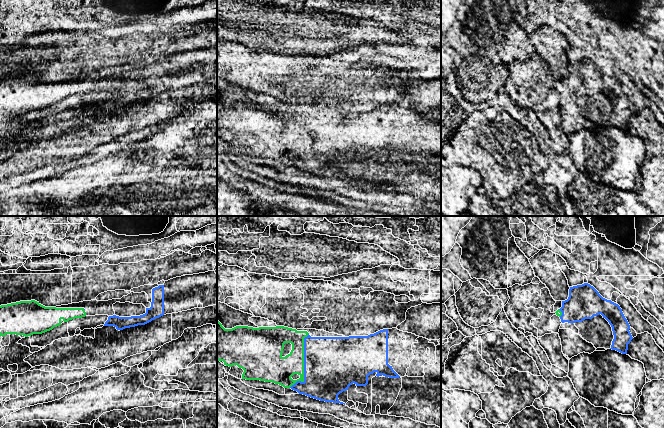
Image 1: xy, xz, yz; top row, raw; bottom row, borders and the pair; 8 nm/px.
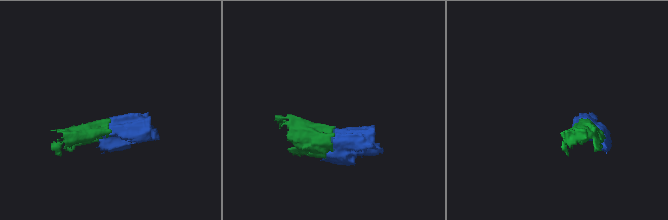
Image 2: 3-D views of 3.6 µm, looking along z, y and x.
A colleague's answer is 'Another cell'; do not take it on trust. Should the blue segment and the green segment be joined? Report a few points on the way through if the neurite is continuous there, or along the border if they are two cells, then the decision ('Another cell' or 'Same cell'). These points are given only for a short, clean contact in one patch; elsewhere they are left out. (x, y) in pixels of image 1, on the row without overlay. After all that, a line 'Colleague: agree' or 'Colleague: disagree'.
Same cell
Colleague: disagree

